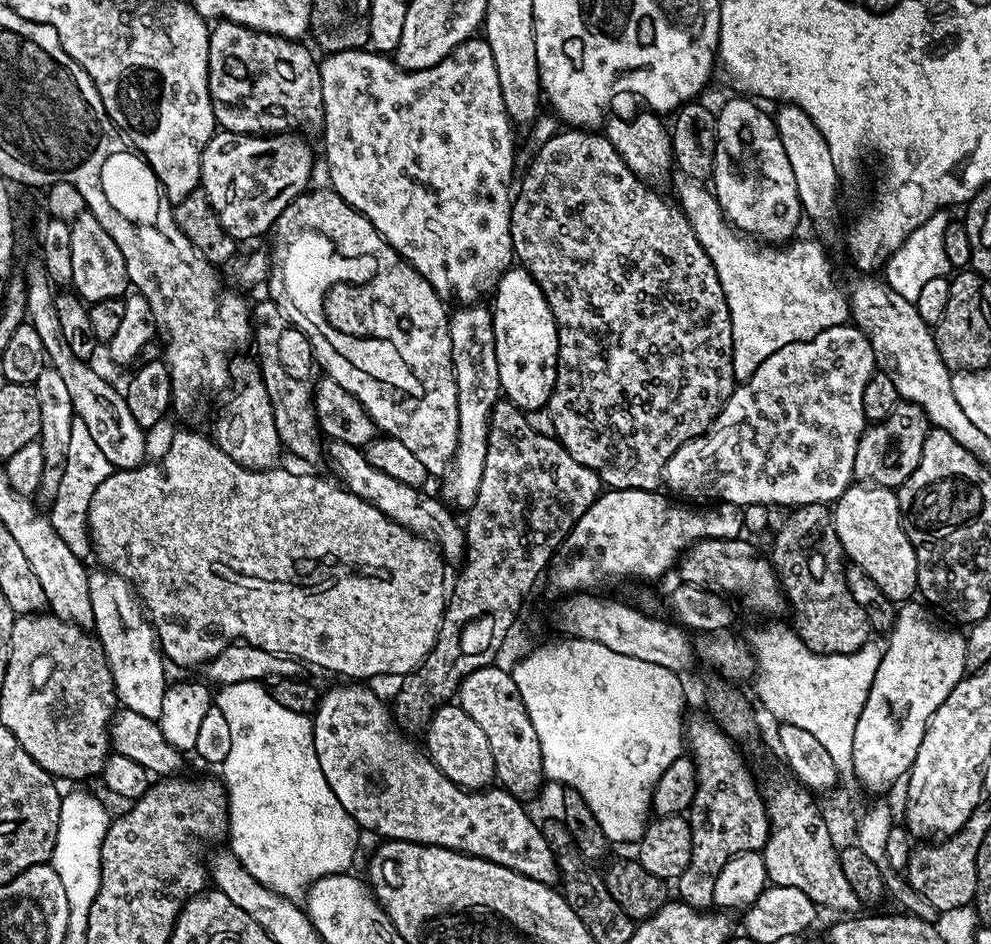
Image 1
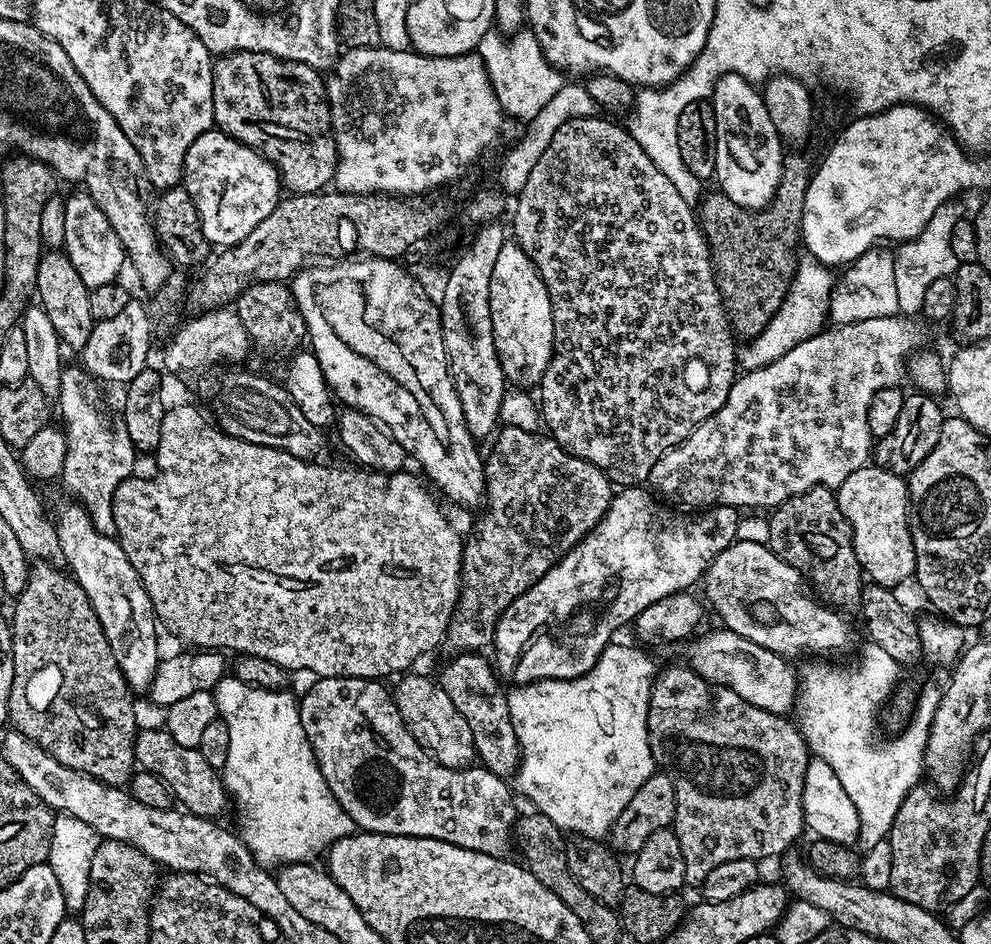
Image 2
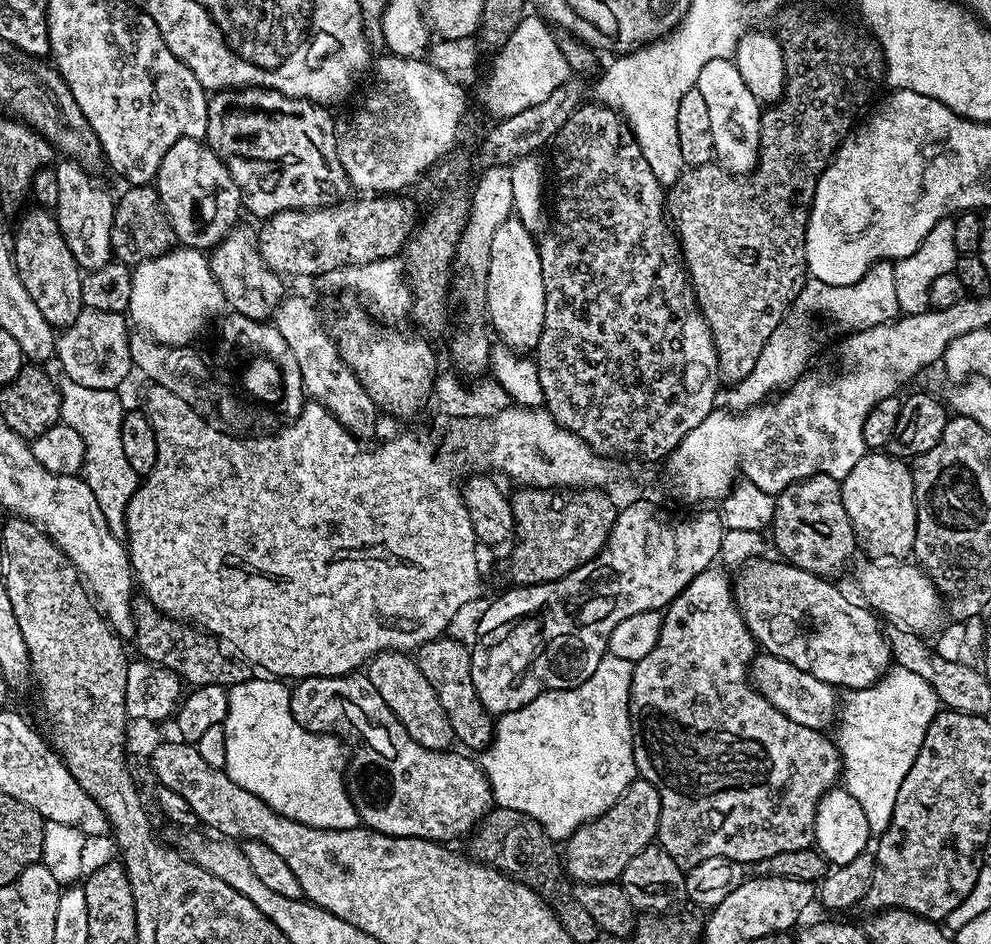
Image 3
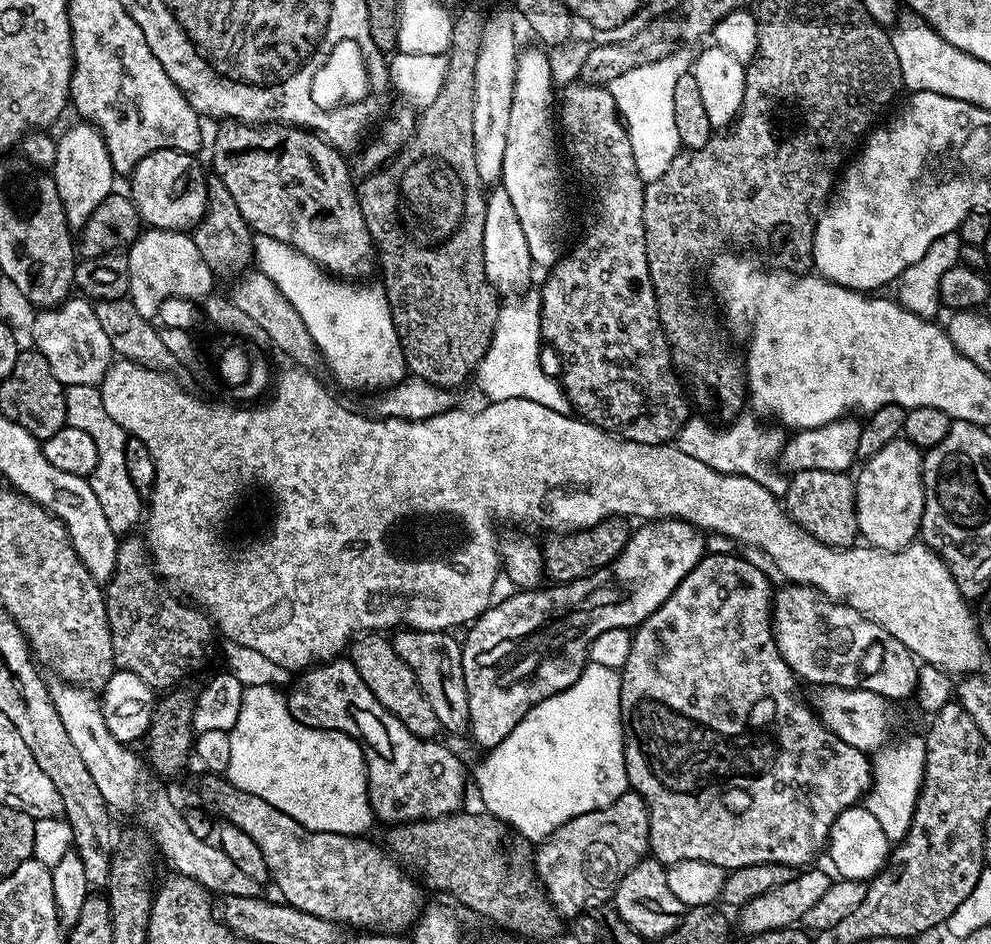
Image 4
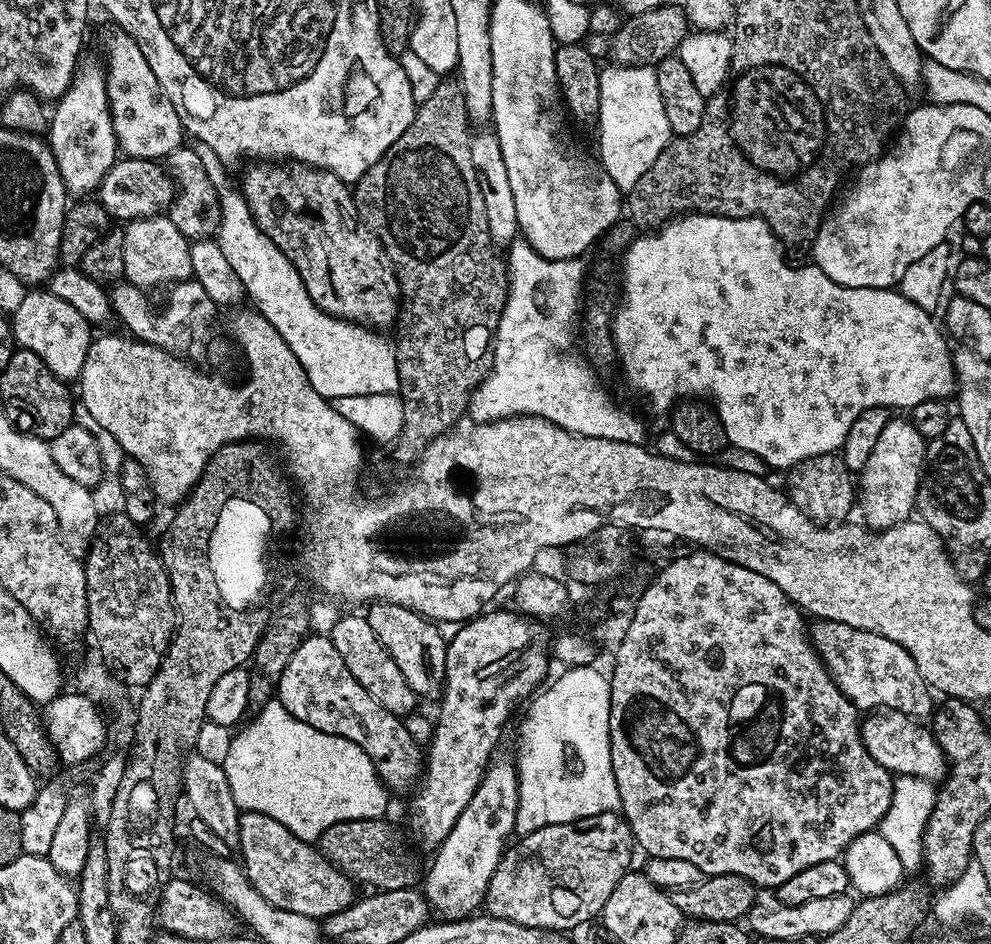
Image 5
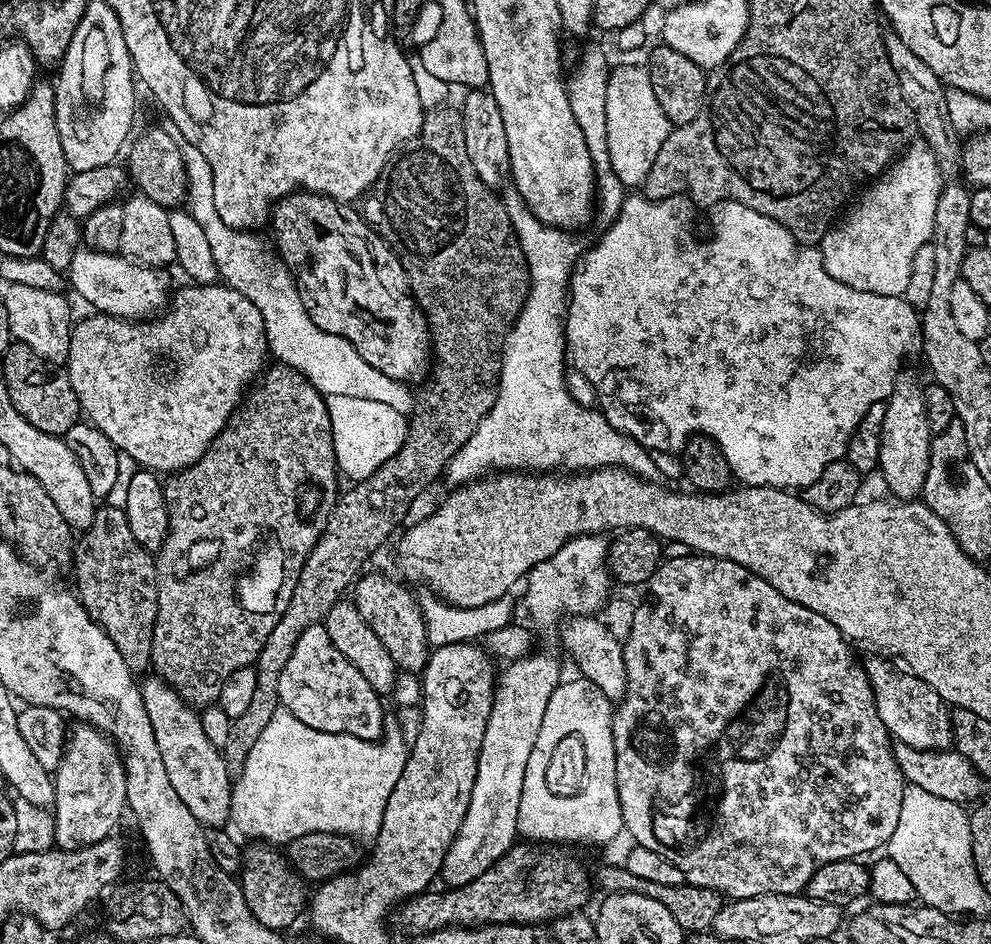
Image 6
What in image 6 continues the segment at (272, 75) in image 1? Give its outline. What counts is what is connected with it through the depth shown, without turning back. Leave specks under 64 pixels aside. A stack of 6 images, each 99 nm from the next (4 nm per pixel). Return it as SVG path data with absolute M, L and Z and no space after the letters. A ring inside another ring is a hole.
M303 190L277 200L270 213L270 229L276 235L279 259L292 273L301 300L316 326L352 343L358 354L382 374L401 382L423 381L430 368L430 333L424 311L416 305L402 262L364 221L363 215L352 208L355 207L351 203Z

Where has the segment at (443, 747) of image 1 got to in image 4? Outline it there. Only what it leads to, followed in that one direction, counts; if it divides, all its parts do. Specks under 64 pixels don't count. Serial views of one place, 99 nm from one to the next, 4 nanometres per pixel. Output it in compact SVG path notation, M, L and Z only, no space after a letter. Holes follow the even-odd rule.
M361 635L351 645L350 659L352 665L358 670L362 682L370 686L370 694L374 694L374 698L378 698L378 702L382 702L382 706L386 706L386 710L390 710L390 714L394 714L394 718L398 718L398 722L402 722L402 726L410 730L410 734L423 740L441 735L442 729L438 717L434 714L434 709L430 707L430 702L426 702L426 698L420 693L414 678L414 670L410 670L410 666L406 666L406 662L398 658L392 641L387 635Z

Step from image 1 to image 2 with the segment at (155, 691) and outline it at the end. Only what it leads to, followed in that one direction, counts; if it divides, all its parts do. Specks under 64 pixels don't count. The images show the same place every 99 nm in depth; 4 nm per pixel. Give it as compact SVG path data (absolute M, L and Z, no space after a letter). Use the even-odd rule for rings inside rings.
M71 503L54 520L60 555L63 563L68 563L66 568L72 579L80 583L82 590L86 590L86 598L90 598L90 606L94 606L98 622L102 622L106 642L110 642L110 650L114 650L114 658L128 687L133 693L140 694L143 688L144 691L151 689L156 667L162 659L160 644L156 641L158 621L150 594L138 578L134 566L130 566L130 558L126 558L120 541L99 532L88 517L88 511L79 503Z

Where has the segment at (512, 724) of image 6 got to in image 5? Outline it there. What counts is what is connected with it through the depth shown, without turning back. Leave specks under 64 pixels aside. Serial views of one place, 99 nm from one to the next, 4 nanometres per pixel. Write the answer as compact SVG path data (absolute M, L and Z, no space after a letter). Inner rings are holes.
M498 760L485 768L474 798L470 798L466 810L462 810L458 822L454 822L454 830L450 830L435 849L436 857L428 873L422 876L422 891L429 909L448 922L463 920L483 905L490 878L509 843L508 835L516 832L520 777L515 763Z

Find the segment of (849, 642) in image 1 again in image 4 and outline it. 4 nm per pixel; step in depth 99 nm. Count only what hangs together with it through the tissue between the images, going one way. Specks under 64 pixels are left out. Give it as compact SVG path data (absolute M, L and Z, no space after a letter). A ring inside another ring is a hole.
M802 470L795 473L788 481L786 511L794 524L826 546L847 548L857 543L856 485L848 472Z

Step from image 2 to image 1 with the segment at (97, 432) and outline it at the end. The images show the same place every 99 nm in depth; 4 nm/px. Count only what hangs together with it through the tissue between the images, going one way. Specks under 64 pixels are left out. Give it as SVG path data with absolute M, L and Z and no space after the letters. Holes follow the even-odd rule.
M76 418L71 427L70 450L67 451L66 466L62 482L59 483L58 494L50 503L50 519L58 538L66 542L66 546L74 553L74 558L87 561L93 555L92 538L88 535L88 511L94 498L94 490L106 482L113 474L111 462L98 450L90 430L86 430L86 422Z

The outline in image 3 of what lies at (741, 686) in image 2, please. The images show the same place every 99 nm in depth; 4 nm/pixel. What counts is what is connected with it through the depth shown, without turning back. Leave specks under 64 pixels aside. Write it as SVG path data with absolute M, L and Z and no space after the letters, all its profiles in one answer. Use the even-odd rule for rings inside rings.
M760 654L750 665L750 679L756 689L791 721L819 730L828 730L828 727L831 729L837 723L837 689L833 685L822 682L822 678L814 678L814 674L806 670L798 670L798 666L777 656Z

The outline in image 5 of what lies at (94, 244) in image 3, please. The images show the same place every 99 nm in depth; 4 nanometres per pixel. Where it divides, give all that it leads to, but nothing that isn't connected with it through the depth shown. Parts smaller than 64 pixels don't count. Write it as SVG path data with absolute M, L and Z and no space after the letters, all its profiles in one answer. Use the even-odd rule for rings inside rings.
M84 58L77 63L68 89L55 101L56 113L51 113L50 127L46 133L46 143L52 147L64 188L76 198L95 193L102 178L118 159L118 145L104 81L106 68L99 59L96 60Z

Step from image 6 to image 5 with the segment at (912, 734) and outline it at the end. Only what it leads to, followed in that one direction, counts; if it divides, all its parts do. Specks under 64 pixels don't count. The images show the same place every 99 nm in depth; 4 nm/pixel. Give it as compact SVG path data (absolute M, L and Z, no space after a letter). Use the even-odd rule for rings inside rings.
M817 619L810 628L810 639L813 648L820 656L824 668L832 676L832 680L852 699L853 704L860 710L895 710L913 718L931 717L934 712L934 703L932 704L933 689L922 678L914 658L898 642L890 642L882 634L874 634L866 630L858 630L854 626L846 626L842 622L833 620Z

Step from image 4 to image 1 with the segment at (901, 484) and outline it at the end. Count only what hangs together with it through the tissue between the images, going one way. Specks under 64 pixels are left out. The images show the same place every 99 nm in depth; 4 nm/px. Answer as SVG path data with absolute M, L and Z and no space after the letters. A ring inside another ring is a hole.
M853 483L836 499L831 514L840 544L844 548L845 557L853 565L860 567L877 584L878 590L882 590L886 598L893 602L907 601L911 597L908 595L917 591L916 571L918 570L918 562L910 538L906 538L906 530L900 517L900 503L896 497L896 492L891 488L880 488L877 484Z

